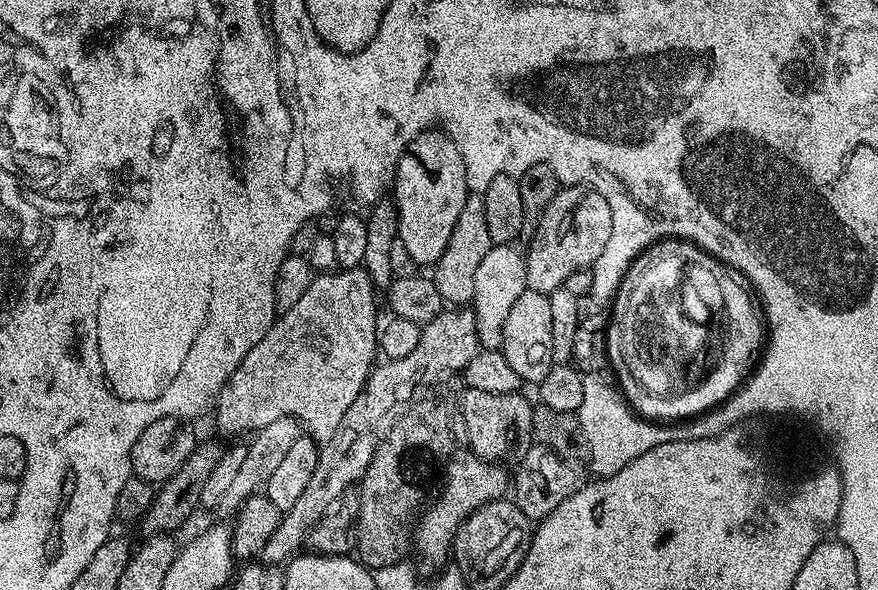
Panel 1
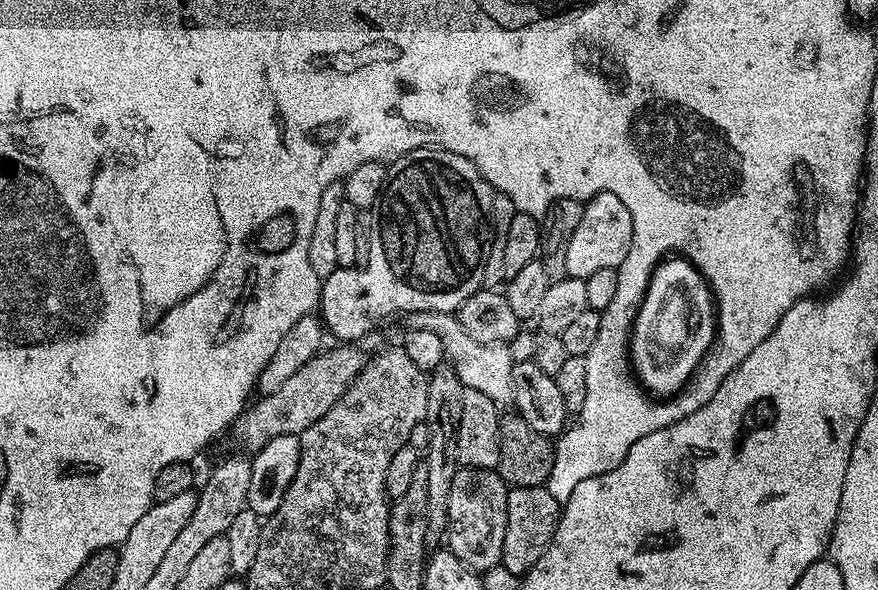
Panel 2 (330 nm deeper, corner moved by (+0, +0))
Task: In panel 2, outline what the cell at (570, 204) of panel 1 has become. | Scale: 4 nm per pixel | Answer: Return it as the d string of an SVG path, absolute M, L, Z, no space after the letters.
M600 192L584 205L582 220L570 236L566 249L566 270L573 280L585 280L597 270L619 268L622 261L630 254L634 222L630 218L630 210L622 203L618 194Z

